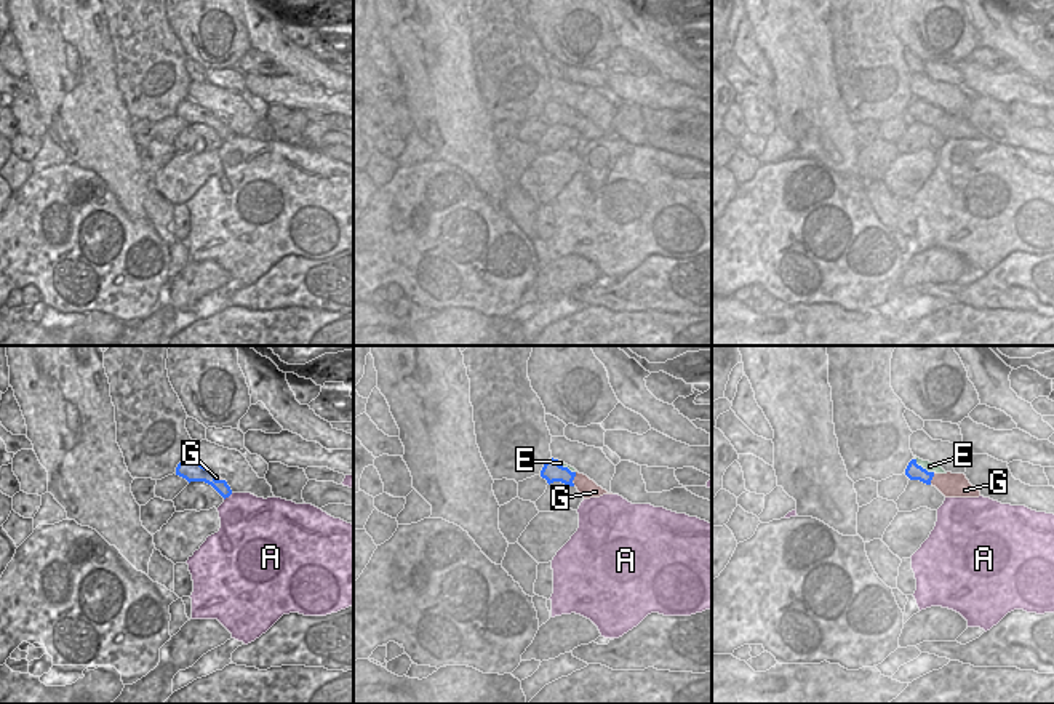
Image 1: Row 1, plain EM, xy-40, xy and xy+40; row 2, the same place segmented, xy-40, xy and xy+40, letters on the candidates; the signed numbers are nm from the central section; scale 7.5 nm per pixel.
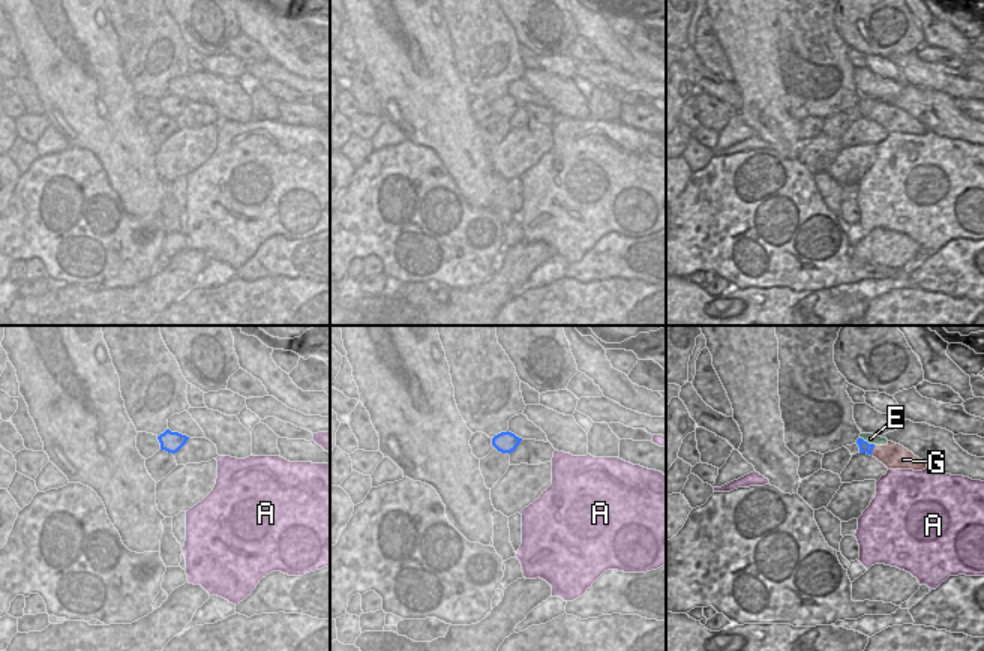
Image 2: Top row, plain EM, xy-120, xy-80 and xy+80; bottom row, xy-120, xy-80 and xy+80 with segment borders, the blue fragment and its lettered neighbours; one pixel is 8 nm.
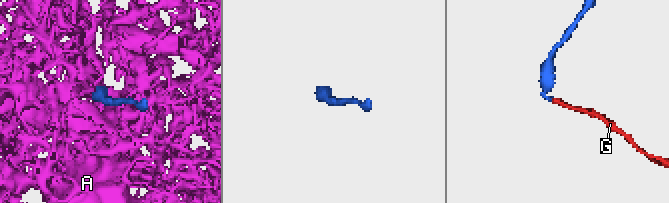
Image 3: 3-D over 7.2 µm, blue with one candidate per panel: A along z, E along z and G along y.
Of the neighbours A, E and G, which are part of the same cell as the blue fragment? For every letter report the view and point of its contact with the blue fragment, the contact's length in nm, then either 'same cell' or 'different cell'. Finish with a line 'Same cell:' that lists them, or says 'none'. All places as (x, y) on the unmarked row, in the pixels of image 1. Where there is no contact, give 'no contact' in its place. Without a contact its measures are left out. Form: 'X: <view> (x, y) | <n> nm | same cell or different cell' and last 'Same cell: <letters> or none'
A: xy-40 (227, 138) | 90 nm | different cell
E: xy+40 (922, 109) | 180 nm | different cell
G: xy (573, 120) | 110 nm | different cell
Same cell: none

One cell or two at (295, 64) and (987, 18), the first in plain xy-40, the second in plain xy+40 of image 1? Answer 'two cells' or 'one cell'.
one cell

